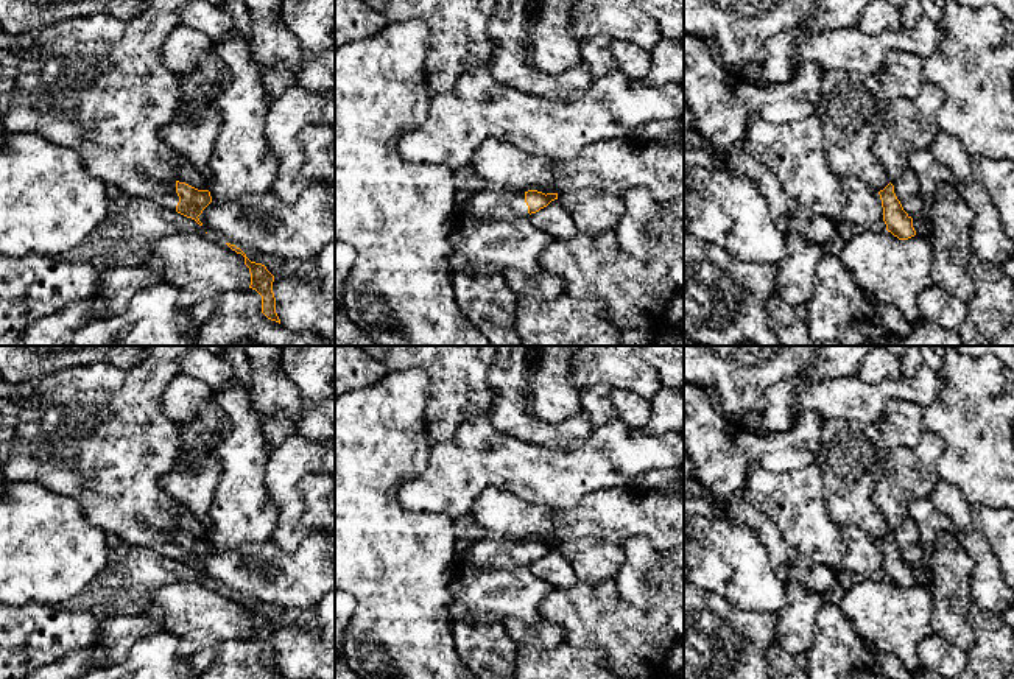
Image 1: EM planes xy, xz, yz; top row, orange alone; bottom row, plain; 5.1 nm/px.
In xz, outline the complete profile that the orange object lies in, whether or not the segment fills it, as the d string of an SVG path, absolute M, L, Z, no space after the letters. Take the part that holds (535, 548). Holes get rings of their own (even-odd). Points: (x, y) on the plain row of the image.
M494 537L474 542L464 553L456 550L456 562L472 568L512 570L520 565L528 567L555 548L558 542Z

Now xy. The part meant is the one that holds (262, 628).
M226 592L232 600L241 603L245 606L245 614L251 621L251 634L249 637L255 639L262 645L262 662L280 673L280 668L276 662L276 646L273 642L274 624L266 618L265 614L251 610L246 603L237 596L235 593Z

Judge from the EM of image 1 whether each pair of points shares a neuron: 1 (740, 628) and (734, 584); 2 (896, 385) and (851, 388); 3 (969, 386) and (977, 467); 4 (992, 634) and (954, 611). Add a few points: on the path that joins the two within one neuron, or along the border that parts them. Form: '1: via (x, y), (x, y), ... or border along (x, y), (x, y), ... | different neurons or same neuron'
1: border along (703, 587), (745, 609), (768, 611), (771, 614) | different neurons
2: via (885, 391), (862, 391) | same neuron
3: via (980, 407), (982, 415), (974, 436), (977, 447) | same neuron
4: border along (972, 603), (969, 625), (974, 643), (966, 651) | different neurons

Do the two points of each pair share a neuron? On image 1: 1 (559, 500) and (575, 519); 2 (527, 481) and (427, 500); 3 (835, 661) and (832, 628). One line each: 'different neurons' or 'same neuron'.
1: different neurons
2: same neuron
3: same neuron

